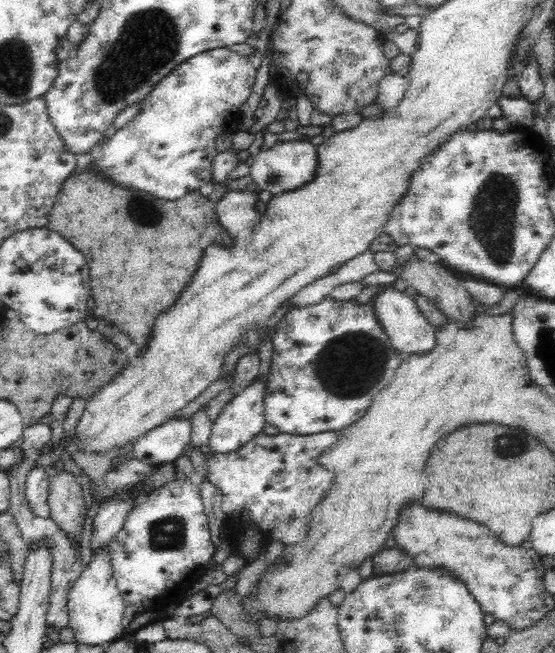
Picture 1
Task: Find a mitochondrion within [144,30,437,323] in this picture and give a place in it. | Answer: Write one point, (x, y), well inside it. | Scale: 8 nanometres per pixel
(275, 178)

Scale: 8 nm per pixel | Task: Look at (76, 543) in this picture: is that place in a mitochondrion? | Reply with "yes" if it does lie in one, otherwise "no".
no

